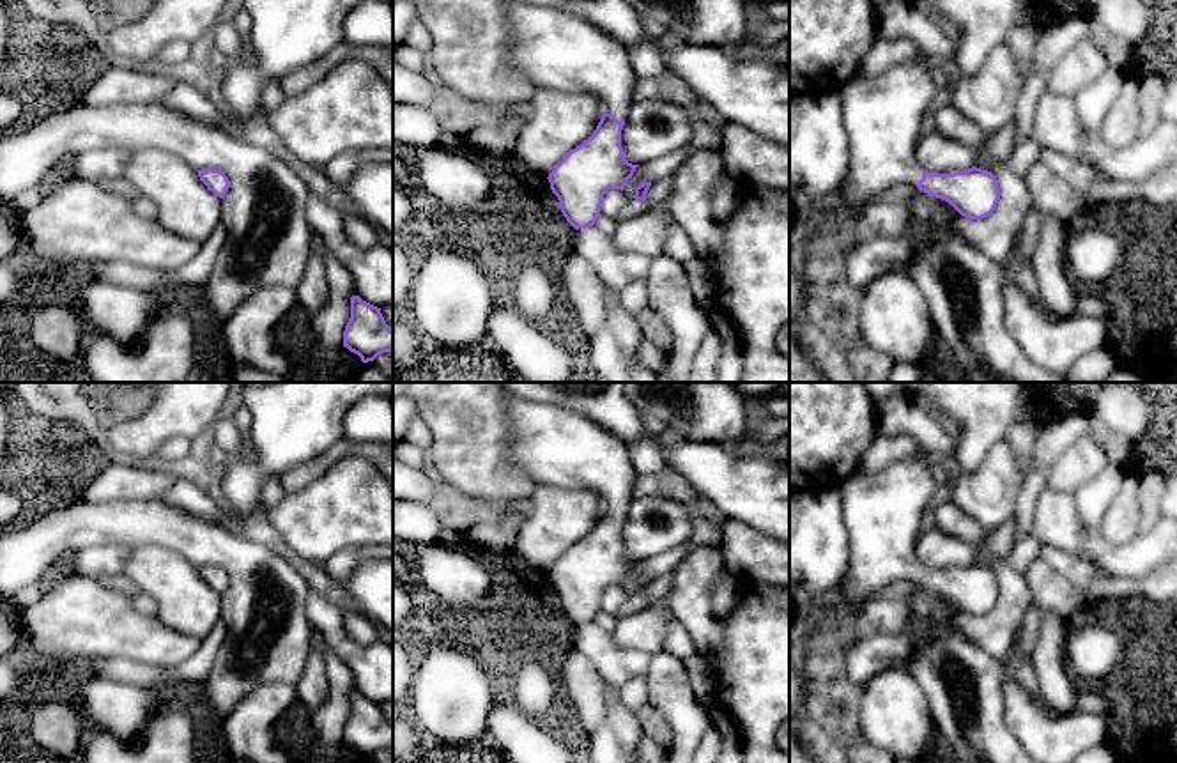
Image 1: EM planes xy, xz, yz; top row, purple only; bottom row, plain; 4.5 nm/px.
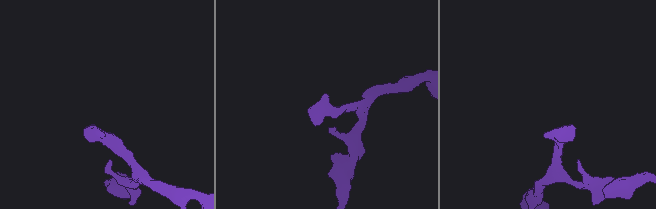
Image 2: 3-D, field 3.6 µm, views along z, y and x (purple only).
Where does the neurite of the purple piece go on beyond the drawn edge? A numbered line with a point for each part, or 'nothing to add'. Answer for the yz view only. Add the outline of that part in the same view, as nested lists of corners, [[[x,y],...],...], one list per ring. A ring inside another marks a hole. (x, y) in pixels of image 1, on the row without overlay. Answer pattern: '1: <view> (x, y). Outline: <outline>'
1: yz (885, 512). Outline: [[[917,451],[878,473],[858,469],[839,489],[850,536],[839,605],[862,607],[894,581],[917,582],[924,572],[917,540],[929,524],[931,506],[947,489],[940,466]]]

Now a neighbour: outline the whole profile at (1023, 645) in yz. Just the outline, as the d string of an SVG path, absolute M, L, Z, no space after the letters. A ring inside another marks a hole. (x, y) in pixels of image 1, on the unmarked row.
M1032 604L1027 609L1027 613L1021 620L1021 628L1016 632L1016 637L1012 641L1009 653L1014 653L1014 655L1032 662L1032 653L1035 650L1042 618L1046 613L1048 611L1039 607L1037 604Z

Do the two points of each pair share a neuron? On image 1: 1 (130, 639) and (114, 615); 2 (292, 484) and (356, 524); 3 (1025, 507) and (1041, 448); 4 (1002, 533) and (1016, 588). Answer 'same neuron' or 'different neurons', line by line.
1: same neuron
2: different neurons
3: same neuron
4: different neurons

